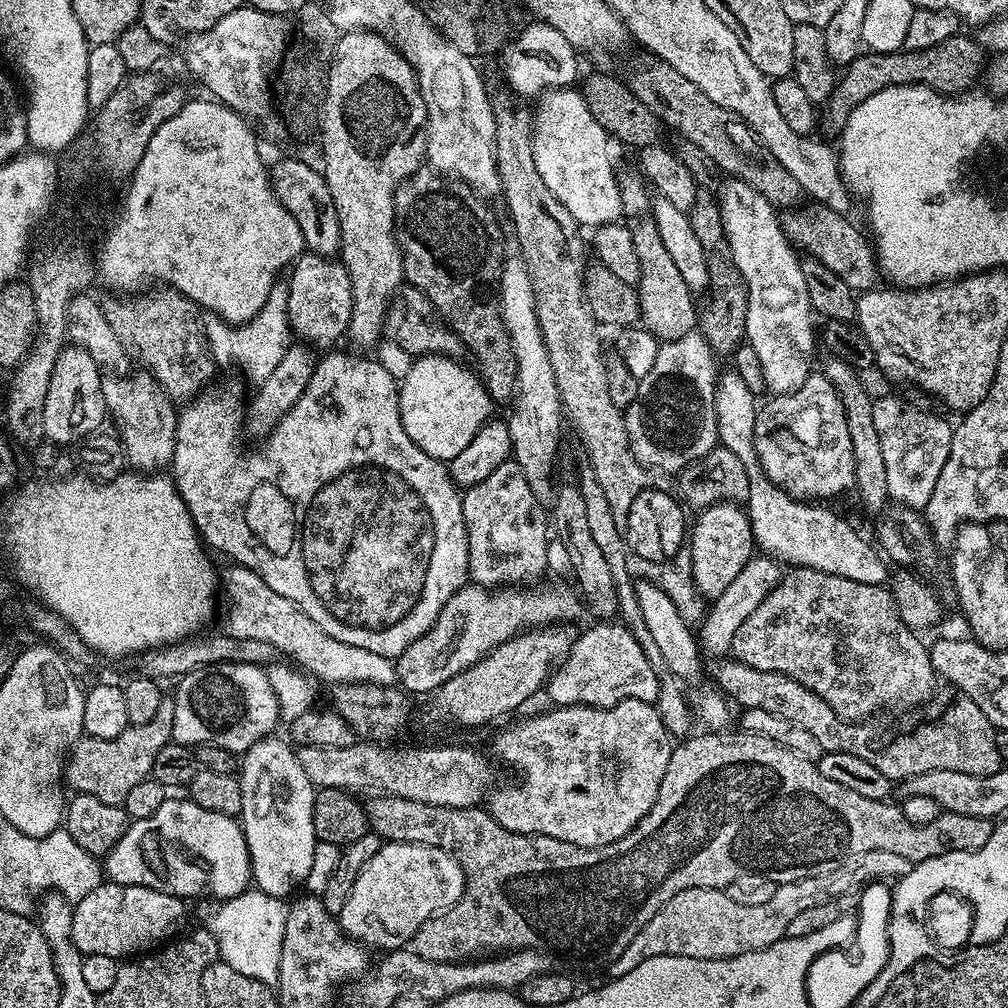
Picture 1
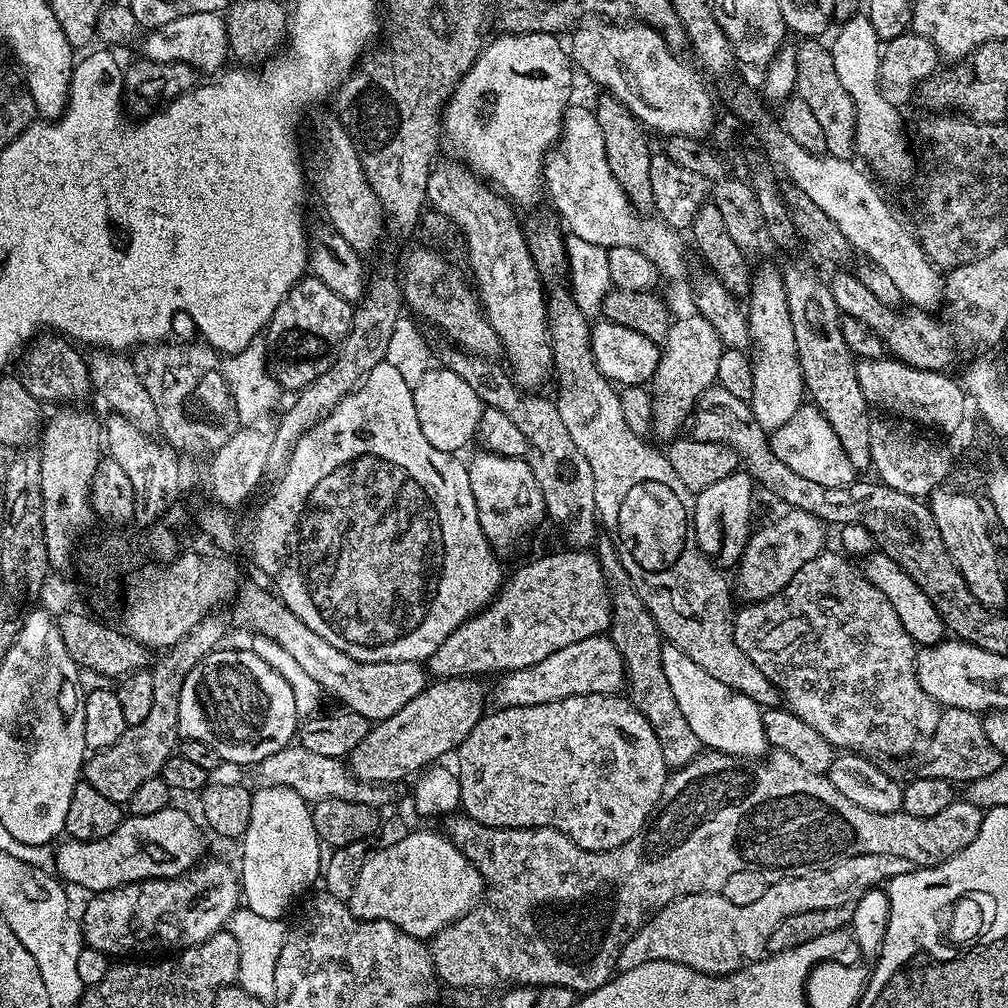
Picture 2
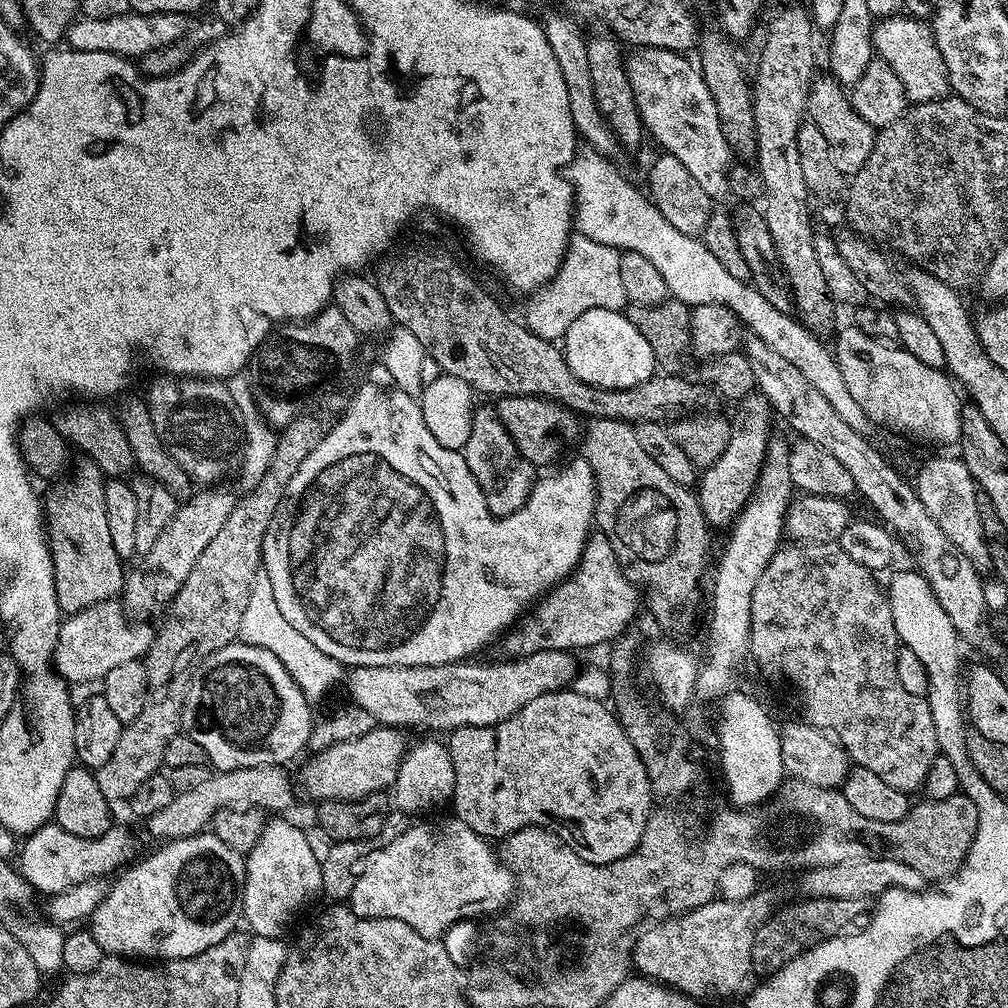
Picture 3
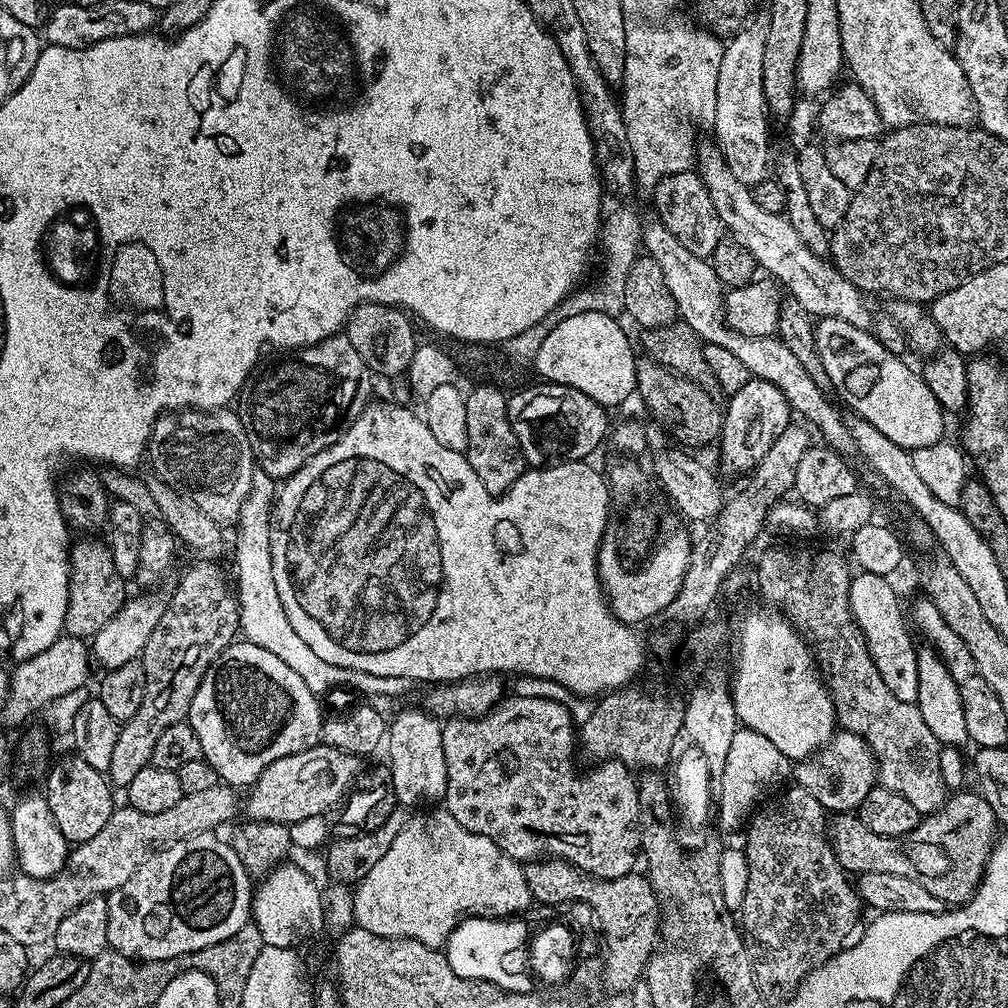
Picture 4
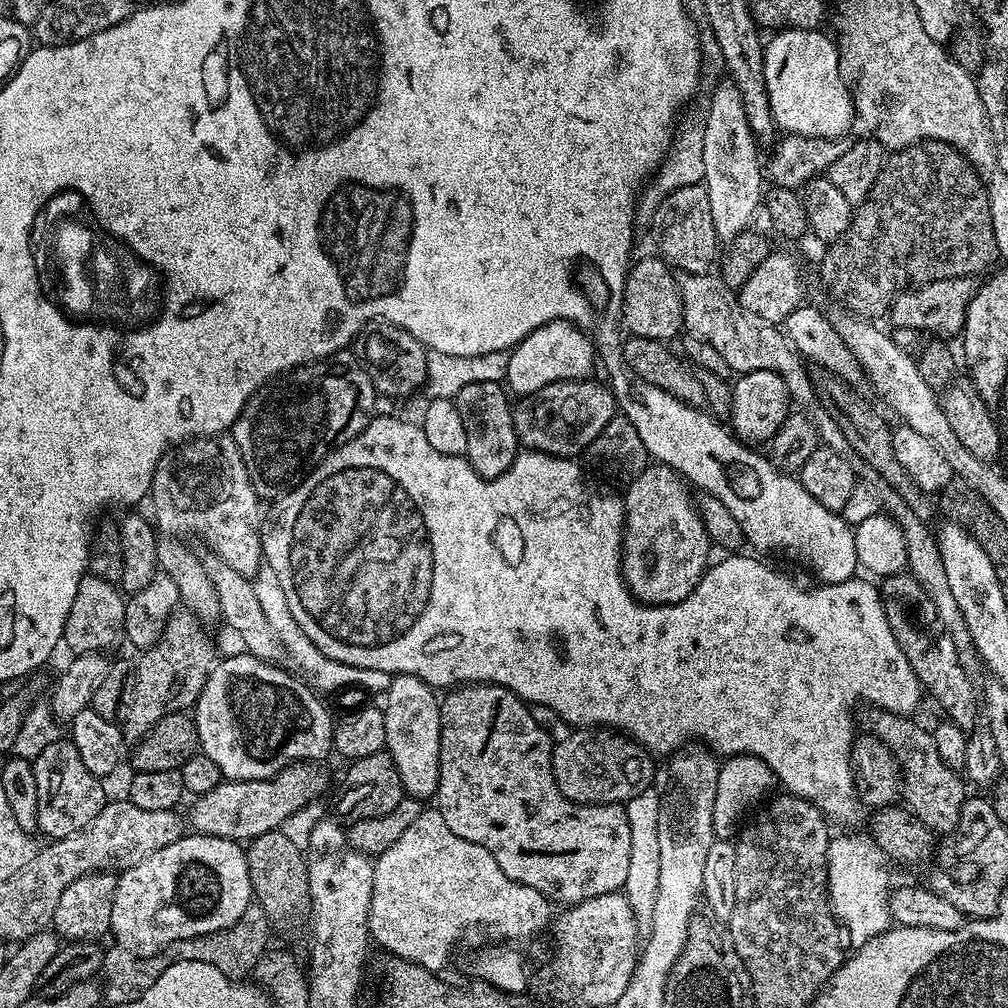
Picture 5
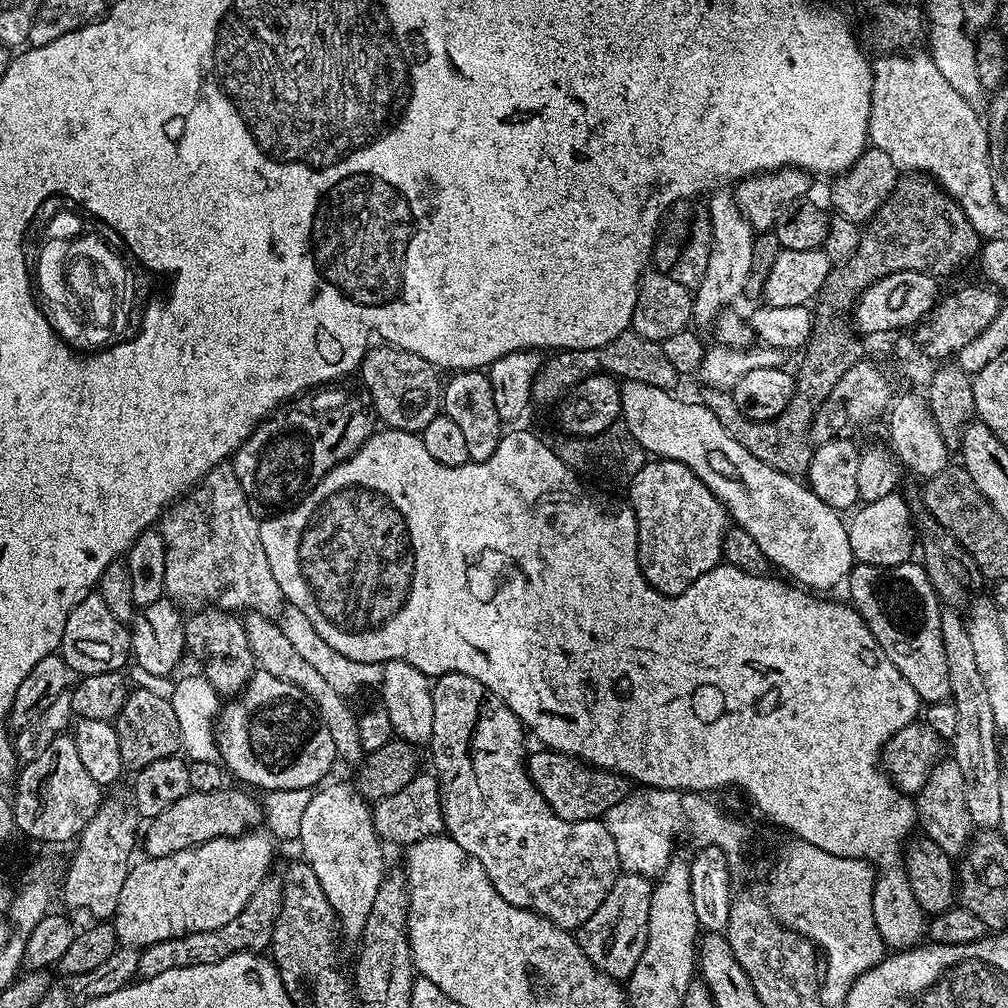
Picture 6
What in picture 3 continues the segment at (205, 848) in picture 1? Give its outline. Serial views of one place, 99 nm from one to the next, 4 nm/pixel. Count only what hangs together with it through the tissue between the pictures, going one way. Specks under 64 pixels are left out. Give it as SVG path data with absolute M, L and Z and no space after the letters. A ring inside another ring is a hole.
M49 822L28 834L23 842L18 869L37 893L45 892L48 898L85 884L87 880L111 877L115 868L123 869L133 859L132 836L120 826L113 826L98 838L78 838L70 834L70 830L62 830L60 824Z

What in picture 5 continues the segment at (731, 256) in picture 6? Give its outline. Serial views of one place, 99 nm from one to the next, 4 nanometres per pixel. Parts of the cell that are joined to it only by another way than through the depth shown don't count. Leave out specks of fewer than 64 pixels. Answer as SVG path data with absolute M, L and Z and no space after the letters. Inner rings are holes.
M726 78L712 92L712 105L703 117L704 146L702 162L706 162L703 186L710 198L710 214L714 217L716 239L731 242L738 234L749 231L752 215L762 204L766 176L762 171L762 156L756 153L758 141L744 109L744 98L731 79Z

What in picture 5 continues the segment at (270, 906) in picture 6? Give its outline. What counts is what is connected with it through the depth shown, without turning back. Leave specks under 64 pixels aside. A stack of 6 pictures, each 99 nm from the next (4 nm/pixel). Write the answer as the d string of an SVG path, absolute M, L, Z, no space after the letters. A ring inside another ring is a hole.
M253 902L242 914L242 918L238 918L238 922L234 922L229 928L179 940L153 956L135 956L122 947L109 947L104 953L102 969L102 976L106 981L102 988L103 999L116 1006L134 1002L134 998L146 994L146 990L154 986L154 982L158 982L158 978L171 964L178 962L206 962L222 970L230 979L243 981L247 972L248 975L255 973L256 963L269 951L268 932L270 933L270 925L266 914L260 909L259 903Z

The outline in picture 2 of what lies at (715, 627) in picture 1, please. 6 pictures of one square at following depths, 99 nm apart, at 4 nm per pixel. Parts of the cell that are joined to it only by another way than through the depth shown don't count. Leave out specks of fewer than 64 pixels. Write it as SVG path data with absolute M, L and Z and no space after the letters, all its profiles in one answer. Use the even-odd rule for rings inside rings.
M788 508L777 518L773 524L764 524L755 529L748 538L748 544L744 547L744 552L740 555L738 567L735 569L736 580L734 576L734 592L737 597L741 596L741 601L755 602L765 600L774 594L778 594L788 585L790 578L794 578L794 574L798 574L798 570L802 570L802 566L806 566L806 562L810 562L810 558L819 556L825 551L824 531L826 525L814 514L808 514L806 510L798 510L797 508Z

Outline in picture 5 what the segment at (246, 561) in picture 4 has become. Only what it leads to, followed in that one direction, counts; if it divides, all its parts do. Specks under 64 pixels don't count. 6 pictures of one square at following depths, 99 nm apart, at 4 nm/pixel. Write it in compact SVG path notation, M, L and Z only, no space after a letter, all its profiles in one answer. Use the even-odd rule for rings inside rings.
M267 566L259 568L252 580L252 585L254 594L258 594L262 614L266 614L266 619L270 622L270 630L274 630L274 634L278 634L278 642L282 642L285 657L289 661L292 659L304 671L303 679L313 689L319 690L321 693L336 692L339 688L352 687L365 688L368 692L379 692L379 694L388 691L394 677L393 673L386 670L366 670L338 662L334 658L322 654L322 650L318 650L318 646L314 646L314 642L310 642L310 638L306 638L306 630L302 630L302 626L298 626L298 622L294 622L294 614L290 614L290 602L286 602L286 594L282 591L282 586L278 582L278 574L274 574L274 570L270 570Z

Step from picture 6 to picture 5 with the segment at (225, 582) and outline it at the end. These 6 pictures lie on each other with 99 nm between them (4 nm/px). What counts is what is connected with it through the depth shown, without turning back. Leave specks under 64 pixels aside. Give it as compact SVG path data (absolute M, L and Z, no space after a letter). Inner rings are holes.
M231 435L202 436L185 441L164 453L152 479L150 501L156 507L154 524L165 536L187 538L201 536L209 544L211 551L225 560L238 574L252 578L262 567L262 542L260 525L262 523L261 501L252 489L250 474L246 474L246 462L232 440Z

